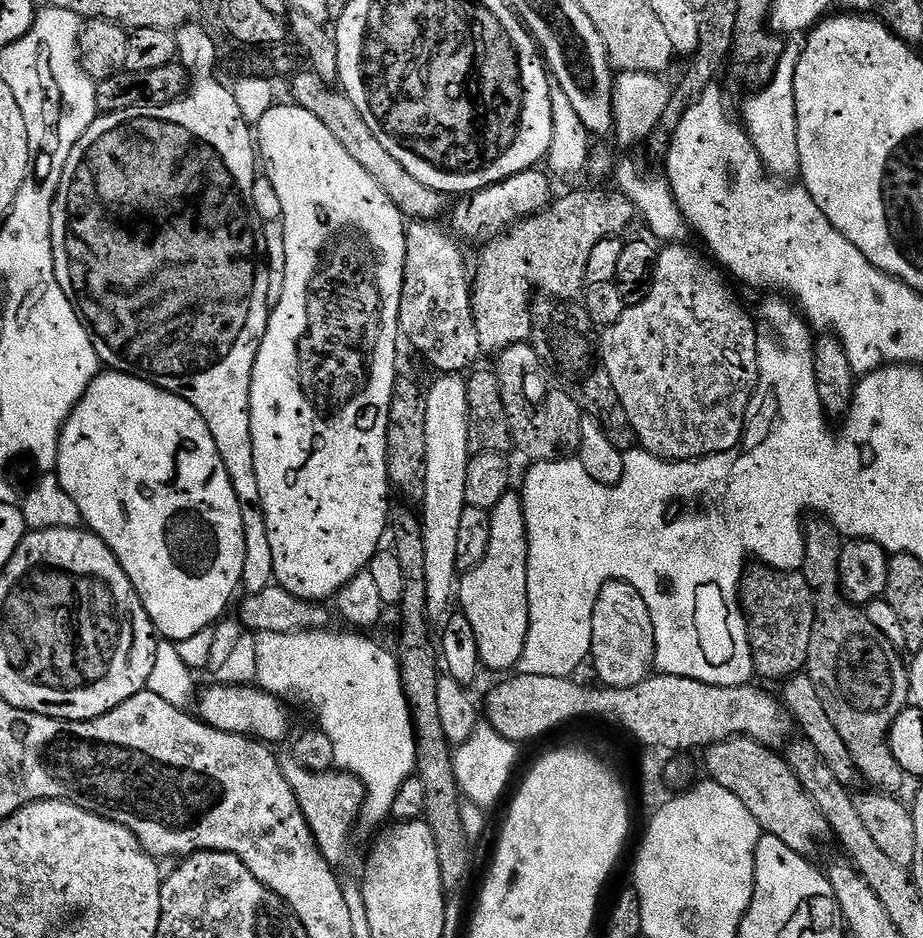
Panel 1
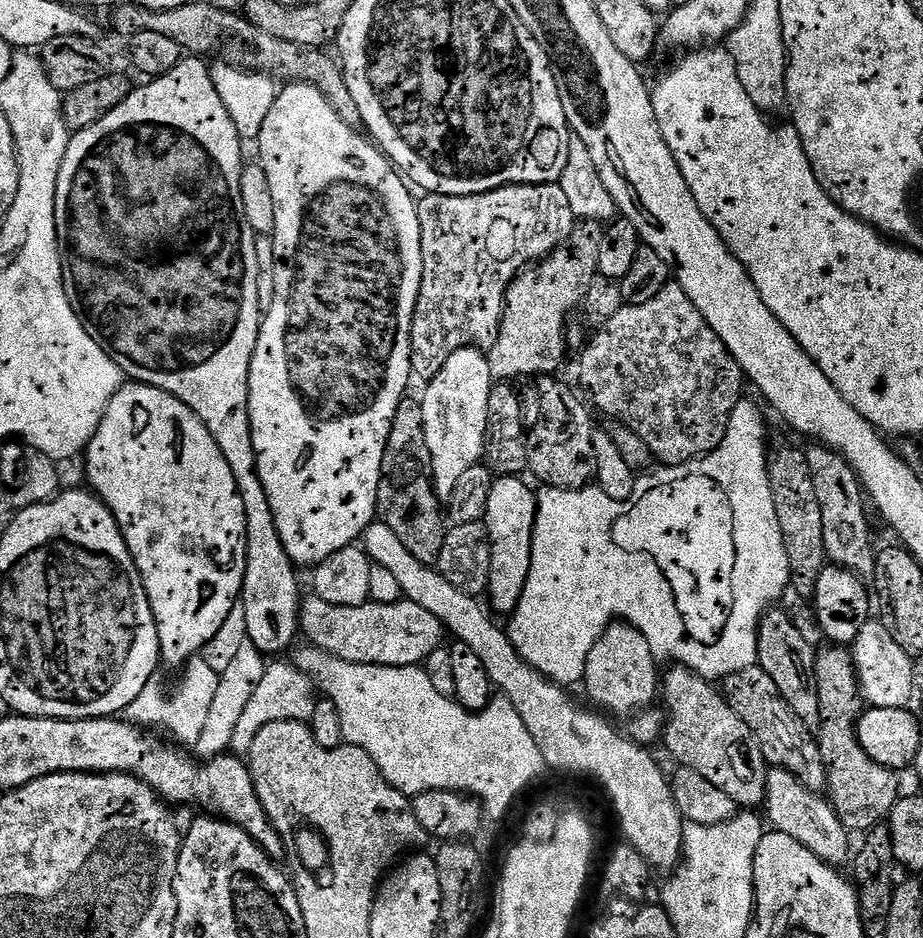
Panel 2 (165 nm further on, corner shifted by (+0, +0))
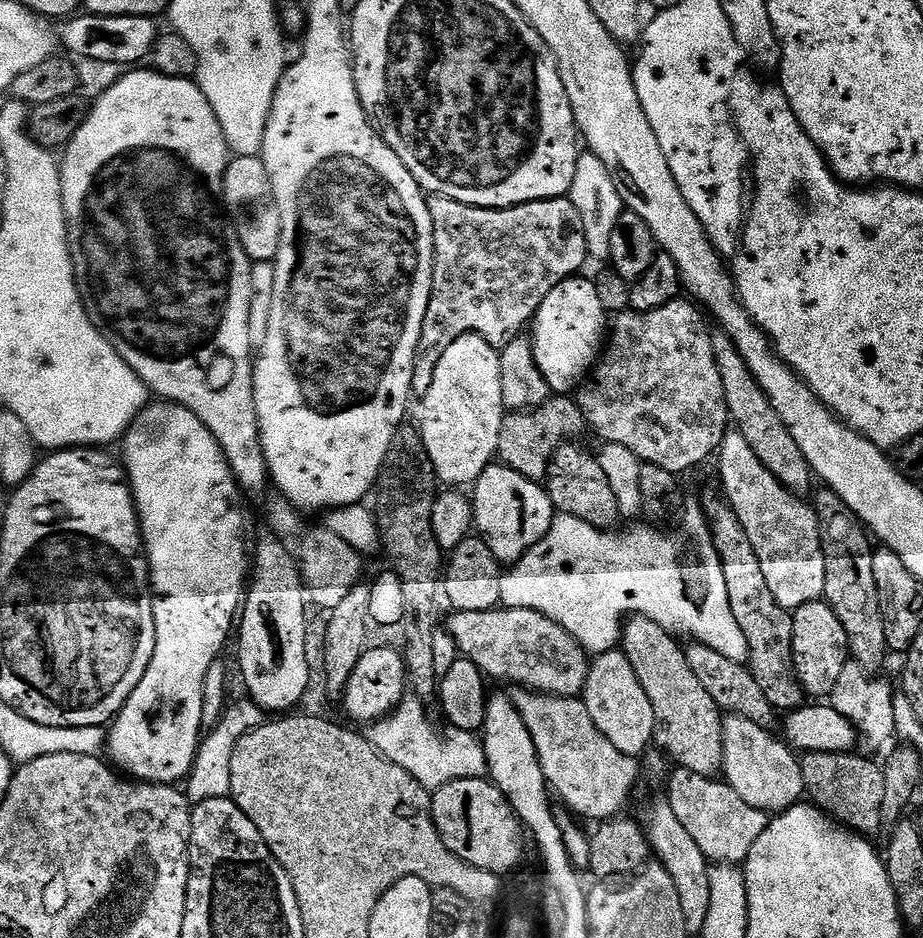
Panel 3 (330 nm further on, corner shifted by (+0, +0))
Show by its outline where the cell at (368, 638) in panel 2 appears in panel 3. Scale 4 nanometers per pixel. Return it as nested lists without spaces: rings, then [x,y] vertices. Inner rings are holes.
[[[497,606],[490,610],[462,610],[461,612],[453,611],[452,617],[447,617],[446,630],[451,633],[456,640],[456,645],[460,648],[463,659],[472,660],[476,666],[484,671],[485,677],[496,680],[513,680],[516,686],[523,686],[525,689],[531,690],[537,694],[545,696],[575,696],[579,697],[583,693],[586,686],[586,678],[588,677],[588,665],[590,663],[589,653],[585,652],[584,647],[566,631],[562,626],[558,626],[558,622],[554,622],[550,618],[546,618],[541,612],[535,612],[533,608],[505,608]]]

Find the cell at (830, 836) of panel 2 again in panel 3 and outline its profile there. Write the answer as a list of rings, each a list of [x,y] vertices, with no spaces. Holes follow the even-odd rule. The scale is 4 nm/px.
[[[729,715],[723,721],[724,726],[724,767],[722,779],[725,784],[731,786],[734,794],[746,802],[746,806],[757,808],[769,814],[779,814],[793,808],[805,799],[804,775],[800,765],[801,757],[783,739],[775,740],[769,729],[750,722],[750,718]]]

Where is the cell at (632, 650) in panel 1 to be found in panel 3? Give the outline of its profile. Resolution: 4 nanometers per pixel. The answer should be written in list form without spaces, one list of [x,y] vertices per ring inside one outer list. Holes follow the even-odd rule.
[[[624,651],[604,652],[589,663],[582,699],[586,710],[590,710],[590,718],[594,718],[594,726],[598,726],[622,754],[640,758],[649,751],[648,744],[650,748],[656,725],[654,706],[650,698],[646,698],[646,690],[642,690],[642,682],[638,682],[638,674]]]

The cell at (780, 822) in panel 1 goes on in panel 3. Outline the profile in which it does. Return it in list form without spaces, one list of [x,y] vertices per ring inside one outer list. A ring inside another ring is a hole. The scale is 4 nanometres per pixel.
[[[633,615],[622,628],[622,651],[626,654],[626,658],[630,658],[630,664],[634,666],[634,672],[638,674],[638,682],[642,682],[642,690],[646,690],[646,698],[650,698],[654,706],[656,725],[652,738],[655,747],[660,747],[661,749],[657,749],[666,754],[671,763],[673,760],[673,765],[686,770],[694,770],[694,774],[716,778],[721,775],[724,767],[722,709],[714,702],[714,698],[710,698],[710,694],[706,694],[706,686],[698,682],[694,670],[690,670],[690,662],[679,642],[681,643],[667,628],[645,616]]]

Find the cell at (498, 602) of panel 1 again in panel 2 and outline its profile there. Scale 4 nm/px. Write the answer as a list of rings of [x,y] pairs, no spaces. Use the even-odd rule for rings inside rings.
[[[502,476],[493,479],[490,502],[486,502],[486,514],[482,521],[488,527],[492,547],[486,600],[491,611],[496,614],[499,612],[511,614],[516,611],[522,598],[522,590],[526,590],[526,578],[530,578],[537,493],[532,492],[531,486],[523,484],[522,481],[520,476]]]

